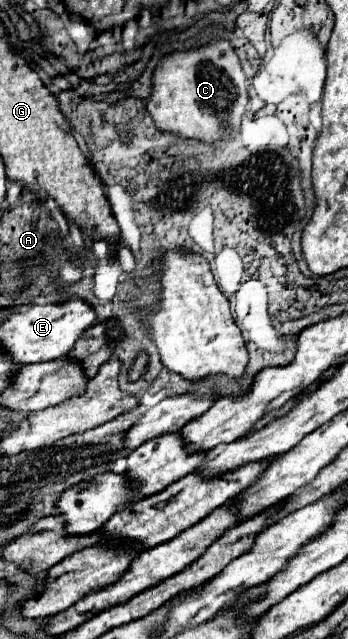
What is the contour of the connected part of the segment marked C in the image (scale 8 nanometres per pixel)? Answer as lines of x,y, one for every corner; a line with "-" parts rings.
216,40
204,48
170,54
156,68
148,112
156,130
206,144
230,140
248,116
248,80
230,42

